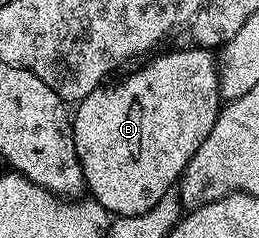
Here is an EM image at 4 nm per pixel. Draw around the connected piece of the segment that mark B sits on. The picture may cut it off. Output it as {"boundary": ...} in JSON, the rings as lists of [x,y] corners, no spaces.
{"boundary":[[[184,46],[178,52],[165,52],[130,74],[118,84],[96,88],[76,105],[72,113],[75,150],[83,170],[88,195],[114,217],[143,214],[174,191],[195,150],[203,146],[211,126],[215,126],[223,101],[219,90],[218,61],[208,48]]]}

